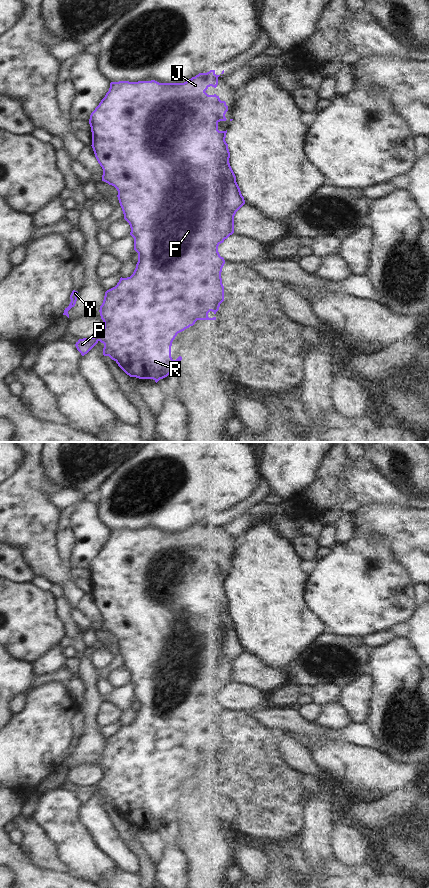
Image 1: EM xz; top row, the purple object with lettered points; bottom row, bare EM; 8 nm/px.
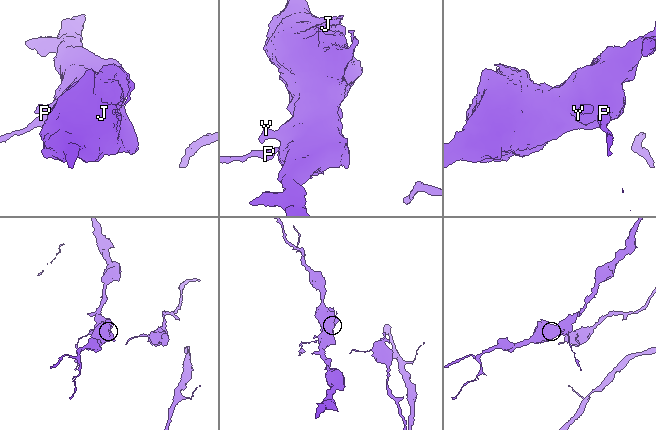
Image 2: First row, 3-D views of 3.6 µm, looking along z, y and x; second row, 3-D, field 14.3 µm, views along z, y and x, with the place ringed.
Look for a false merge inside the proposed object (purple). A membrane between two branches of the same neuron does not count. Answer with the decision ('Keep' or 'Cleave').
Keep.

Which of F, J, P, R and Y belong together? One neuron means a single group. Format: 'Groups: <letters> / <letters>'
Groups: F J P R Y.

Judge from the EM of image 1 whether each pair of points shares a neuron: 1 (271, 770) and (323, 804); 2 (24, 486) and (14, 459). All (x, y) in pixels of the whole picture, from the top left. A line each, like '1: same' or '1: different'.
1: different
2: different

